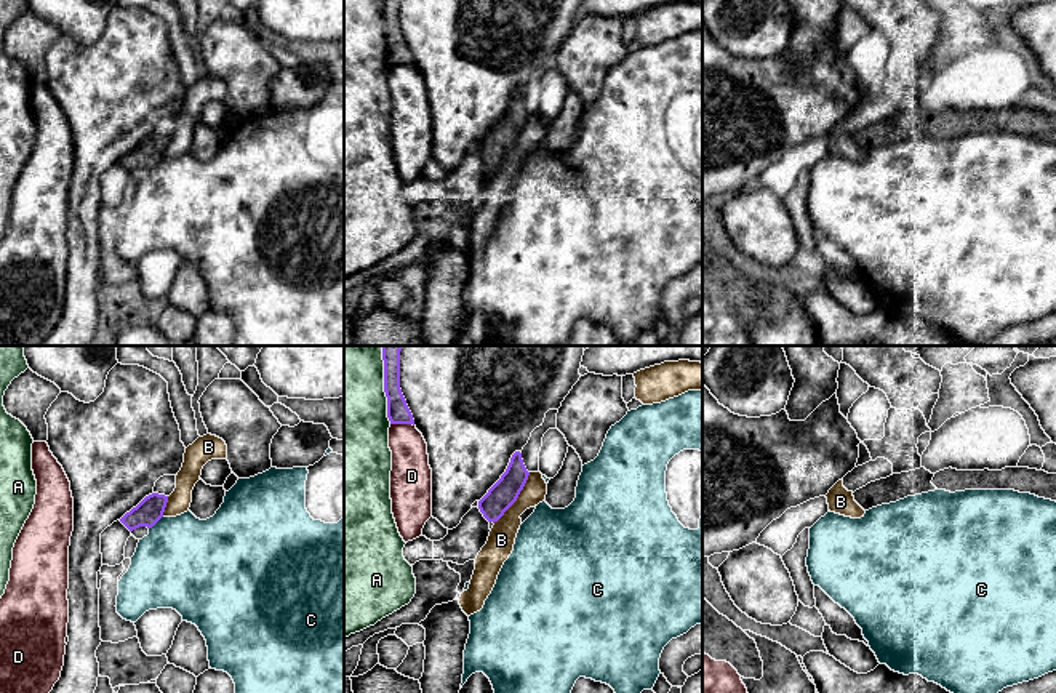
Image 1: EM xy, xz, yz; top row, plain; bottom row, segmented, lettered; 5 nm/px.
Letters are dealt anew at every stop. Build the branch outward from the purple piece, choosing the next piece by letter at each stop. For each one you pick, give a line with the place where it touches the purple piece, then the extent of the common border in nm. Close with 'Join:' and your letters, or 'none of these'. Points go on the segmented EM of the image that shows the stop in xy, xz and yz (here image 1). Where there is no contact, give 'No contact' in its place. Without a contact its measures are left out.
Join: none of these

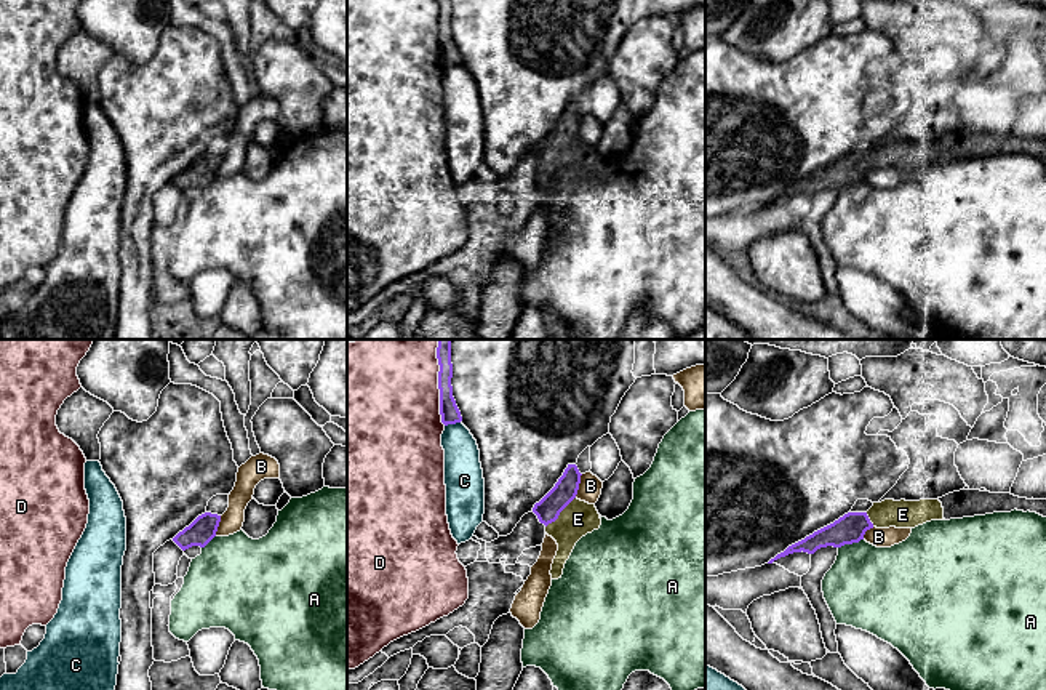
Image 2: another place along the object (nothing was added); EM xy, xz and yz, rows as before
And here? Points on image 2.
E: Touches purple at xz (560, 511). Shared border 220 nm
Join: E

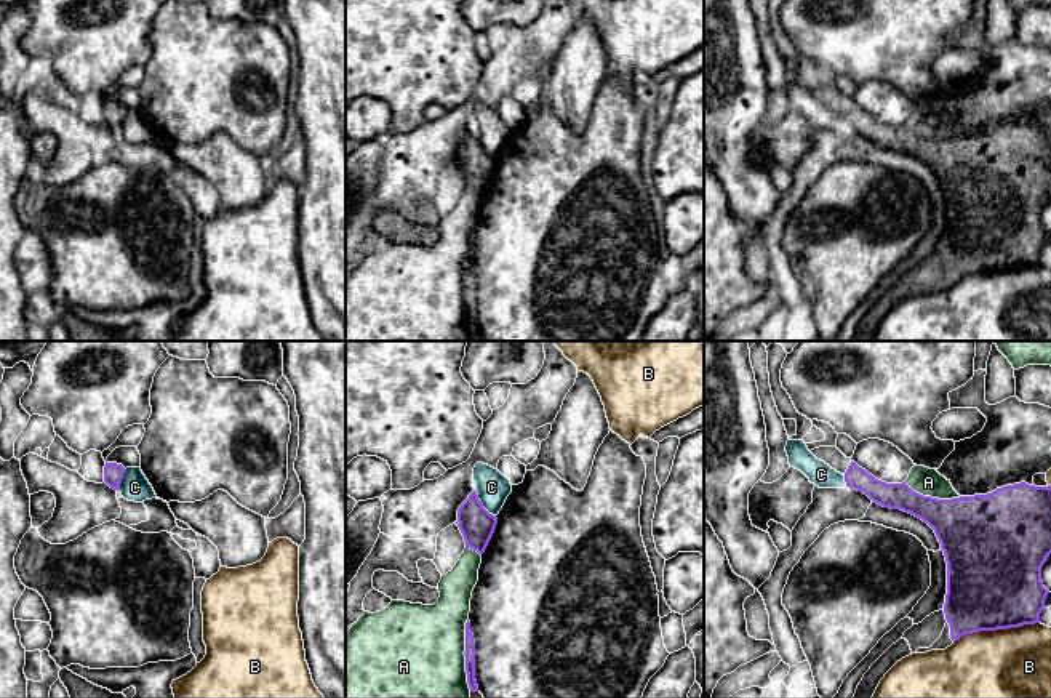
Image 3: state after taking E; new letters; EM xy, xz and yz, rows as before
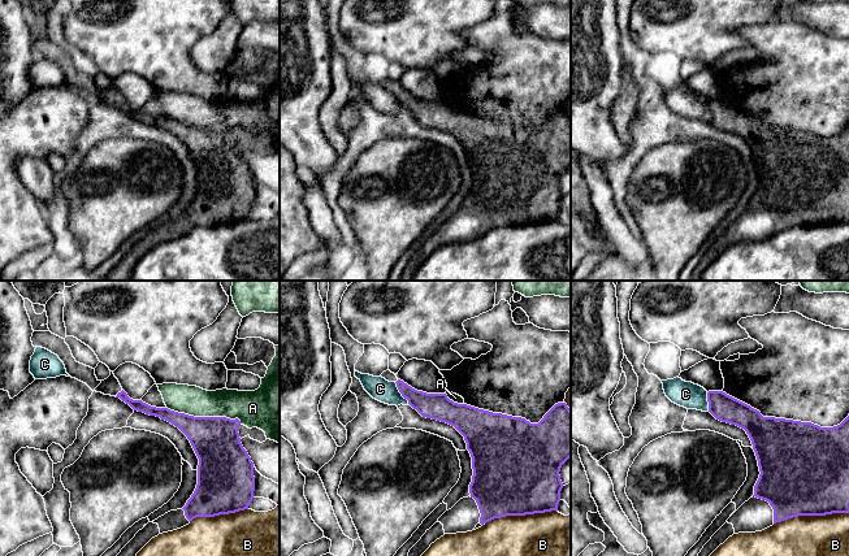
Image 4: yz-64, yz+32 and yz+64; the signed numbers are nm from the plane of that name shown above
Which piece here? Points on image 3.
Join: none of these

